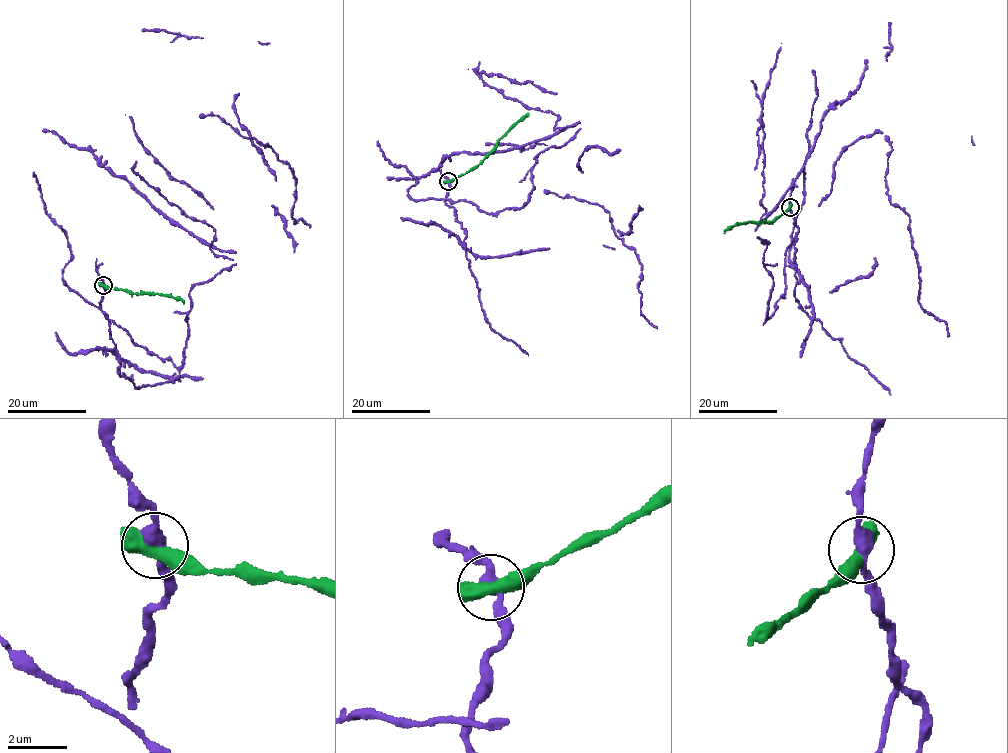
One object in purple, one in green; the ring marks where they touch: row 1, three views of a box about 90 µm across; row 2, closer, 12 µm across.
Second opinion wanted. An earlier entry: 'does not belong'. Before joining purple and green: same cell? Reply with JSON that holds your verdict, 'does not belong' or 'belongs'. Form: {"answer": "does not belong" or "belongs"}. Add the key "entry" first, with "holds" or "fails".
{"entry": "fails", "answer": "belongs"}

